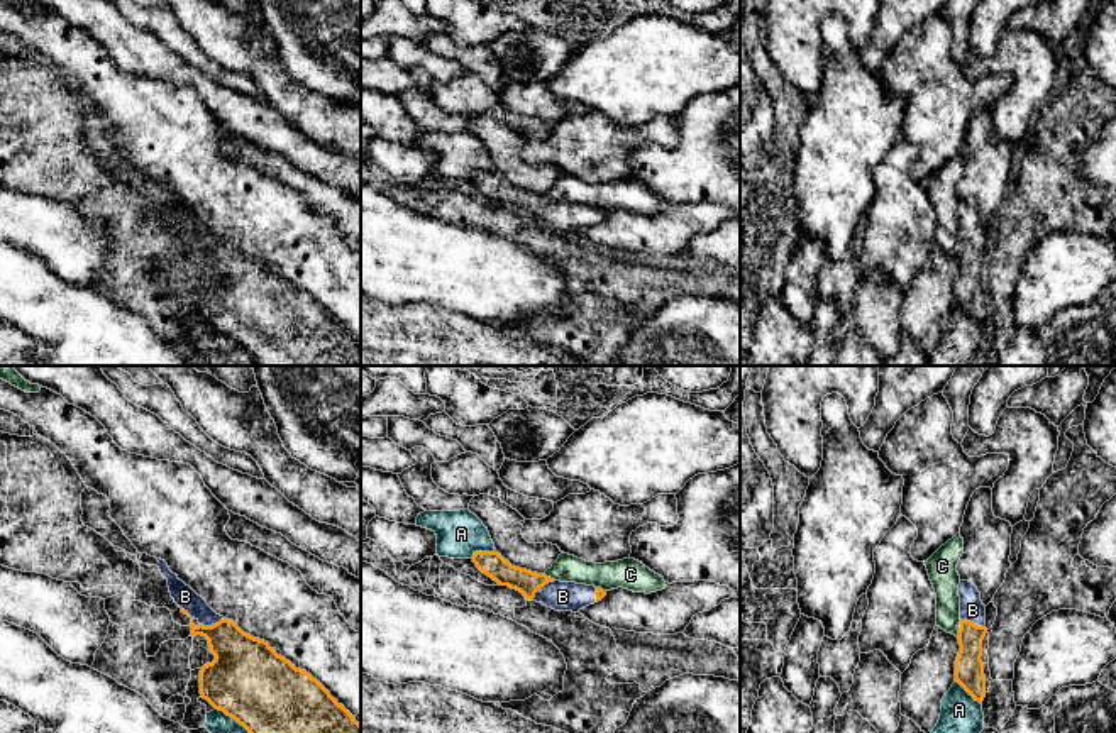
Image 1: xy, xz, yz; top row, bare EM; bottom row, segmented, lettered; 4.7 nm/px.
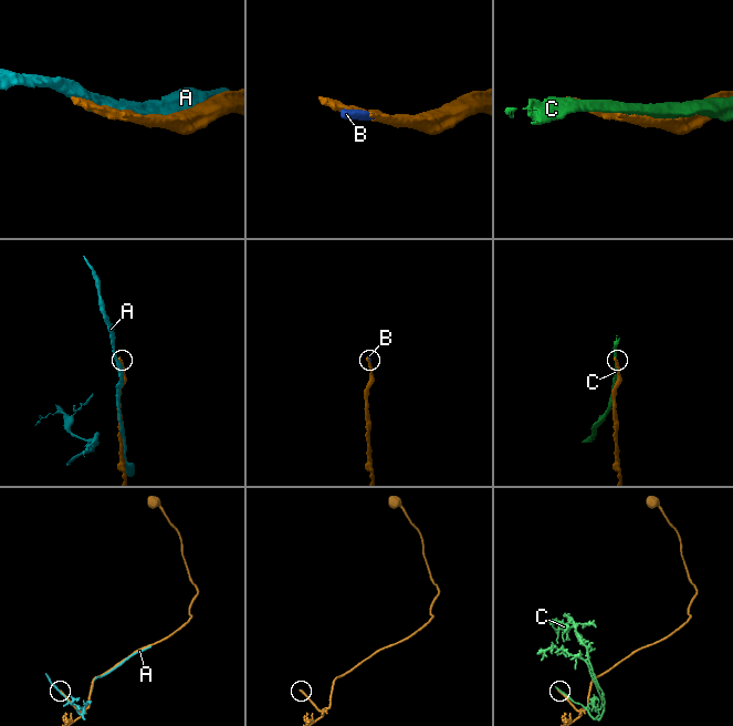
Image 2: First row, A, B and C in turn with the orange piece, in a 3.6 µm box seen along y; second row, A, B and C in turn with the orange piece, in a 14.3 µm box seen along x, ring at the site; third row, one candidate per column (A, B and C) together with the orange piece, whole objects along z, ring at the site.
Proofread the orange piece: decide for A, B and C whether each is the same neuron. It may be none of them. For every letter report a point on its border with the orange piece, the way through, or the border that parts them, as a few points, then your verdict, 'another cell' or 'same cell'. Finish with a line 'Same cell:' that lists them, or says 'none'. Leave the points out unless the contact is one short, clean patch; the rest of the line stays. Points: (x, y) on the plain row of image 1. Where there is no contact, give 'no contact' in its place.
A: meets orange in yz at (969, 314); another cell
B: meets orange in xz at (541, 207); same cell
C: meets orange in yz at (961, 249); another cell
Same cell: B

